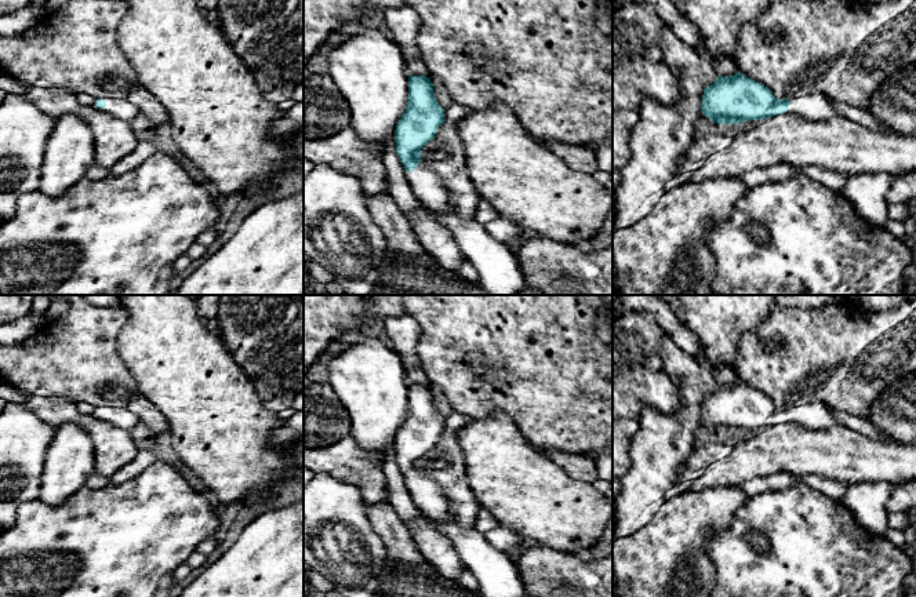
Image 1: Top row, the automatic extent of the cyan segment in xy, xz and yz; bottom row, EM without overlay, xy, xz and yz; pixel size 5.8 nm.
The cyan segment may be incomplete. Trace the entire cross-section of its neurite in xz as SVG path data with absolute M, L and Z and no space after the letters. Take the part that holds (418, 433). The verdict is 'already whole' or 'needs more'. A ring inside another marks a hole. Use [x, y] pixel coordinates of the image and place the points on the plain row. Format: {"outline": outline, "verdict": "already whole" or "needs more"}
{"outline": "M410 383L407 416L395 441L407 491L421 516L451 540L465 568L476 576L480 597L523 597L515 554L495 549L476 529L461 528L450 516L448 498L435 474L421 466L421 458L444 430L430 387Z", "verdict": "needs more"}

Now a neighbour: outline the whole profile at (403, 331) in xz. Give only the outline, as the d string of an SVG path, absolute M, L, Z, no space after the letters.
M406 313L399 317L384 318L384 327L395 352L403 361L410 383L430 386L417 353L417 345L422 334L418 321Z

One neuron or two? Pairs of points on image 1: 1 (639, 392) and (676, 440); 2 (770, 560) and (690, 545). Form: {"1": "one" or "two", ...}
{"1": "two", "2": "two"}

